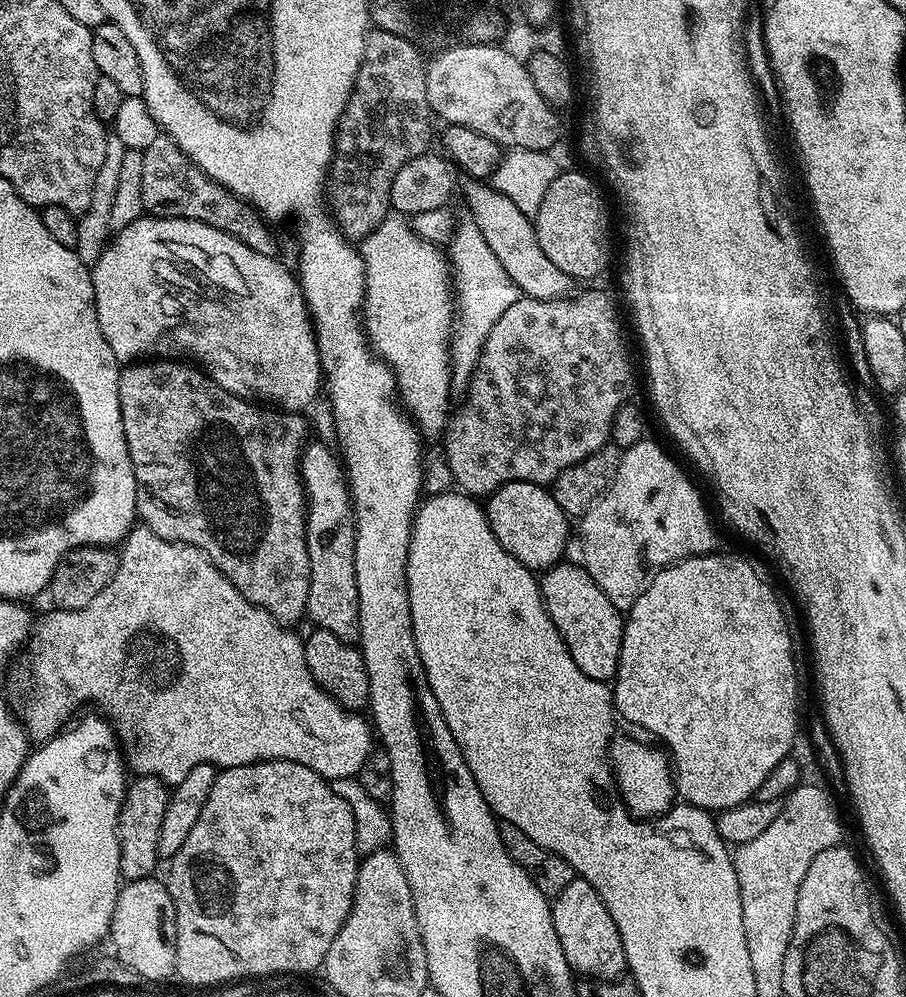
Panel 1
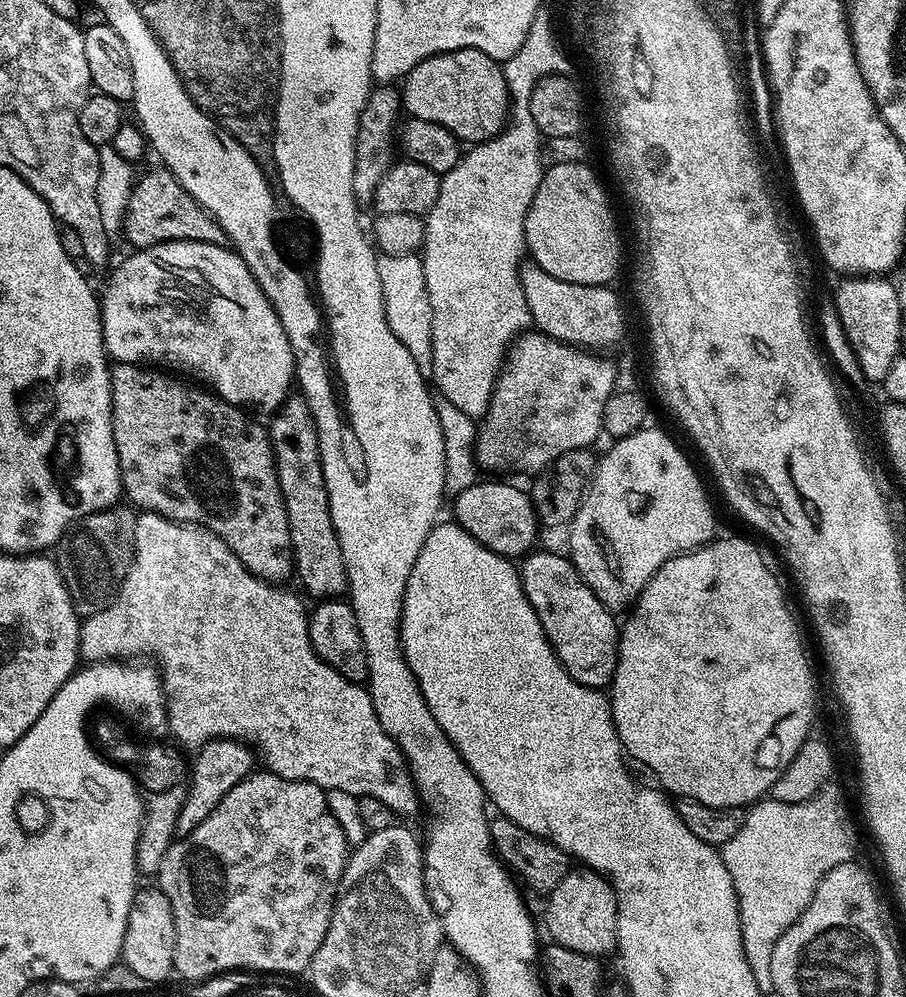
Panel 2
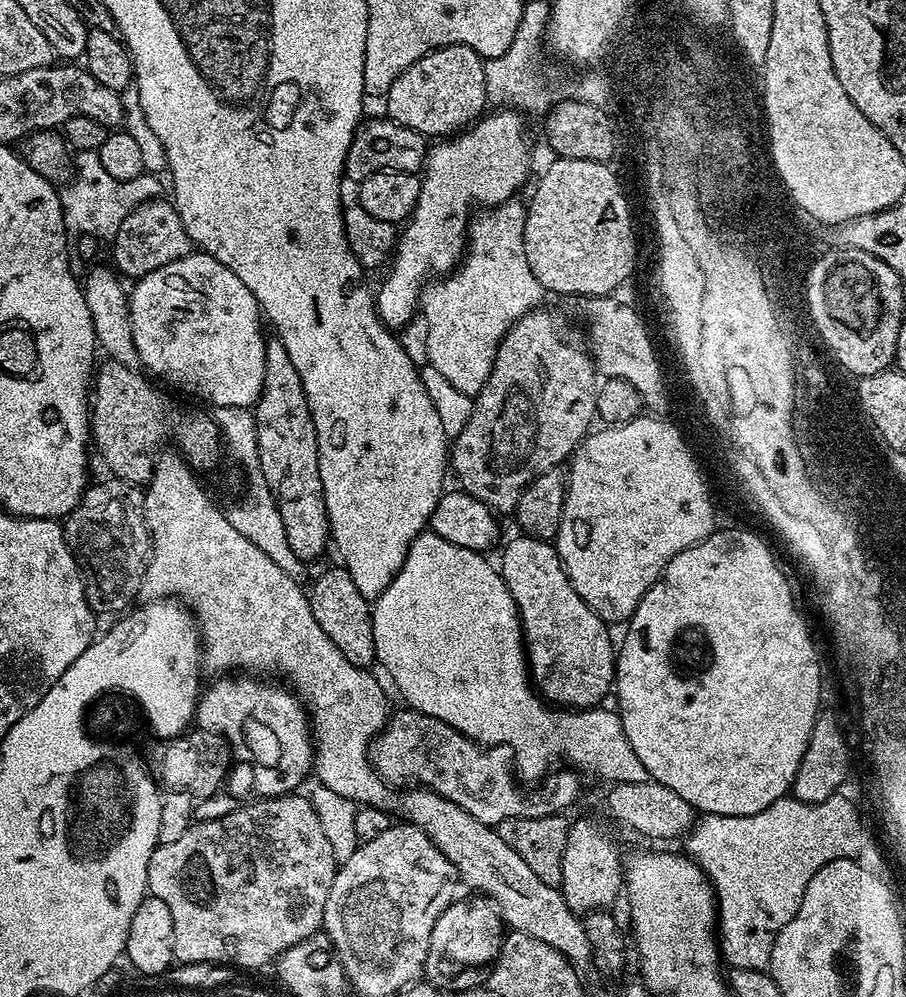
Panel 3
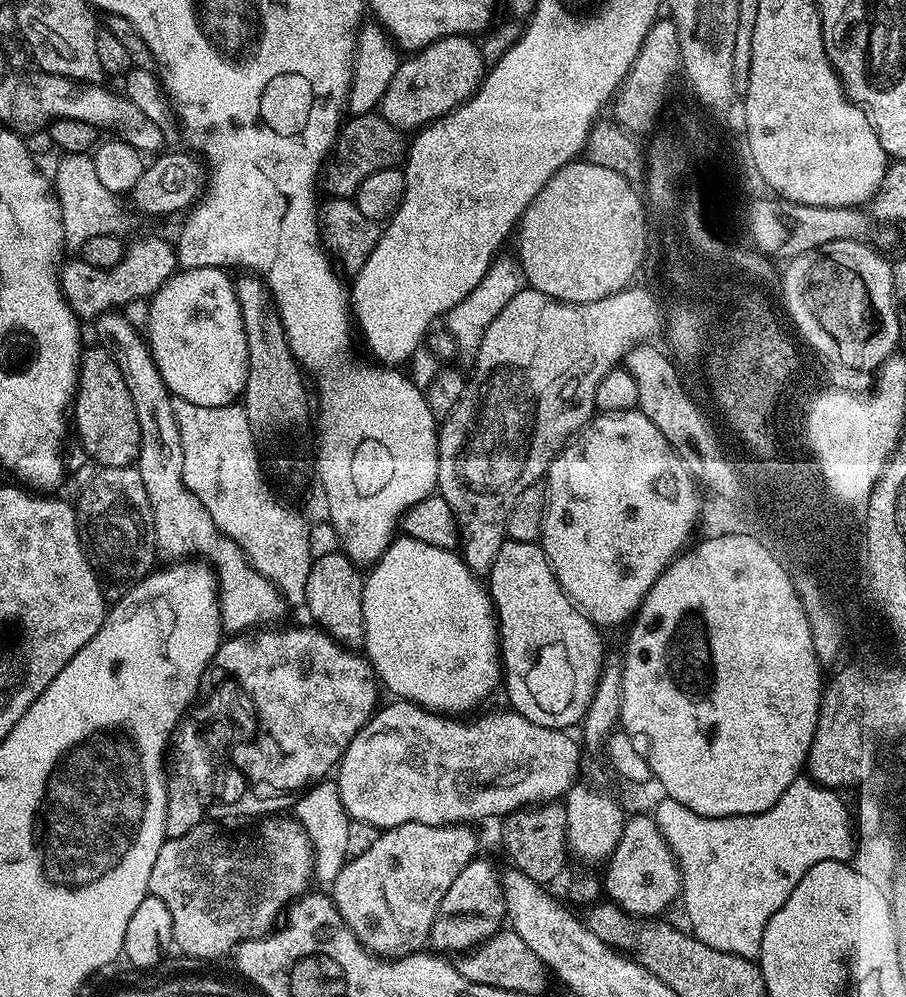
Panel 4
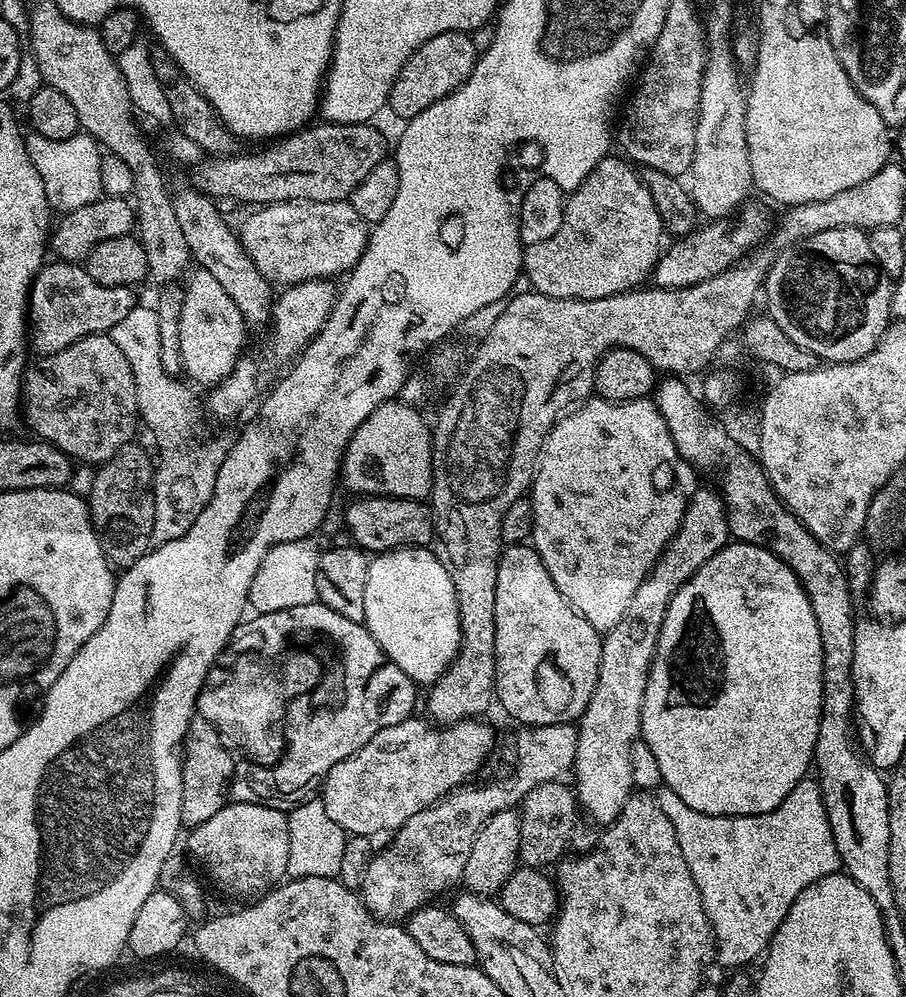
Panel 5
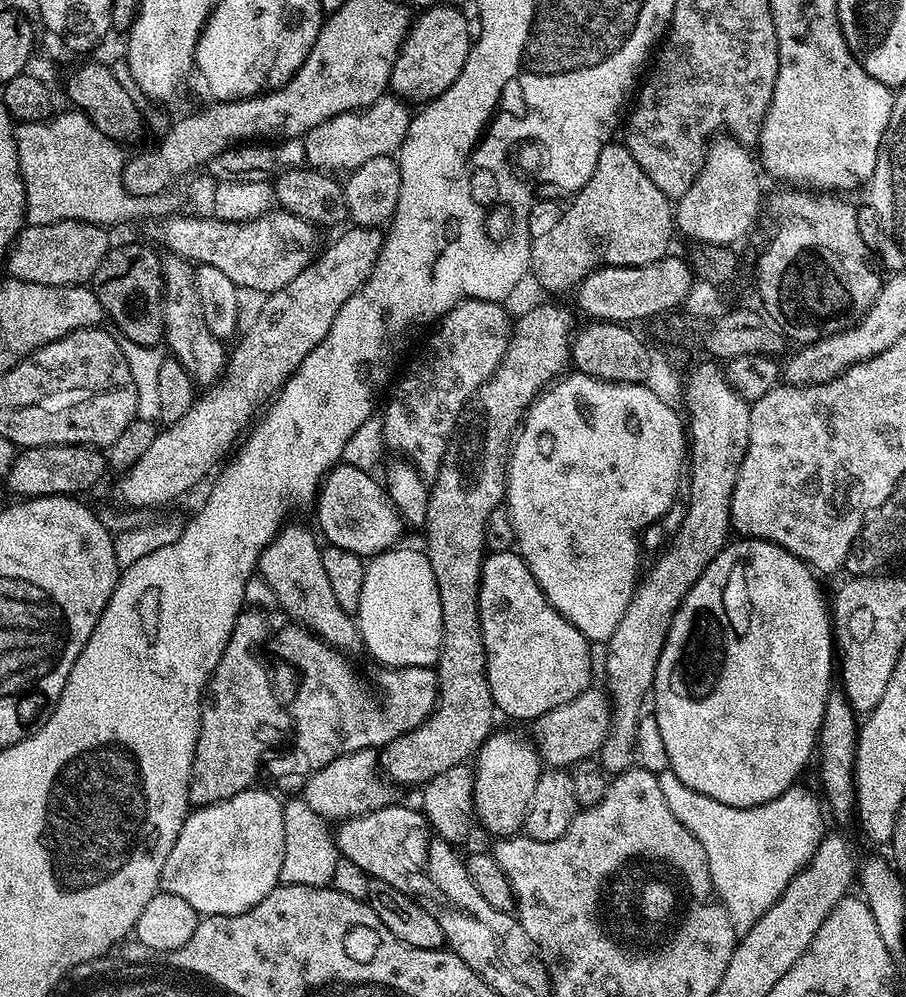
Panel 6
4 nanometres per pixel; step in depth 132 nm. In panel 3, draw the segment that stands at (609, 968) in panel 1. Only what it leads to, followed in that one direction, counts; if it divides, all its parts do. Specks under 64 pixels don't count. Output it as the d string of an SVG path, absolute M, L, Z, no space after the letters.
M572 820L568 825L568 837L566 838L566 854L562 854L562 878L558 885L560 893L564 895L566 906L571 912L583 914L593 912L599 908L611 909L616 895L621 895L624 887L624 865L622 855L616 849L616 844L604 833L600 824L592 820Z

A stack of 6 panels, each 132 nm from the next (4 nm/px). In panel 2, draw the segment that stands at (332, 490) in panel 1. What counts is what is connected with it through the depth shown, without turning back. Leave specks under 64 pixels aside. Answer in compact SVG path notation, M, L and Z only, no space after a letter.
M292 394L271 417L270 439L276 449L276 473L282 490L282 498L286 506L286 518L290 522L290 542L292 543L292 562L295 575L300 575L304 588L317 601L329 598L340 598L348 592L348 571L342 558L342 546L338 542L338 534L334 530L334 522L330 518L330 498L324 485L322 462L320 461L320 443L318 430L312 417L312 411L303 395Z

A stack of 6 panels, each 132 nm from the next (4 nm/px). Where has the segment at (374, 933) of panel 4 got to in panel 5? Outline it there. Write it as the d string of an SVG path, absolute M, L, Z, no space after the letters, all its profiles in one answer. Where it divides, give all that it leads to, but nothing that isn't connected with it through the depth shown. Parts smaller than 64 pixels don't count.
M575 723L551 724L550 726L524 726L516 736L516 761L505 776L492 780L489 784L469 783L462 788L455 788L426 810L418 810L414 818L410 818L402 827L397 828L391 837L392 845L384 848L364 868L364 877L360 880L359 895L368 911L378 920L385 922L404 922L419 908L425 907L443 888L450 884L461 883L466 870L466 858L470 858L470 849L474 847L474 838L478 838L478 830L494 818L502 810L519 809L526 794L534 790L534 786L542 786L551 780L560 780L563 772L572 772L574 754L578 750L578 728Z

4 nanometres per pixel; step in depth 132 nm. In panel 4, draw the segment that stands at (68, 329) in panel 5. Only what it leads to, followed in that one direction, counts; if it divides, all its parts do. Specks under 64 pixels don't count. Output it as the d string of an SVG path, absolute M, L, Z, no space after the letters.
M140 240L129 246L128 253L109 272L84 260L61 263L58 269L60 293L81 321L92 322L104 312L123 309L135 299L148 300L171 279L177 268L176 249L169 241L167 244L164 240Z

